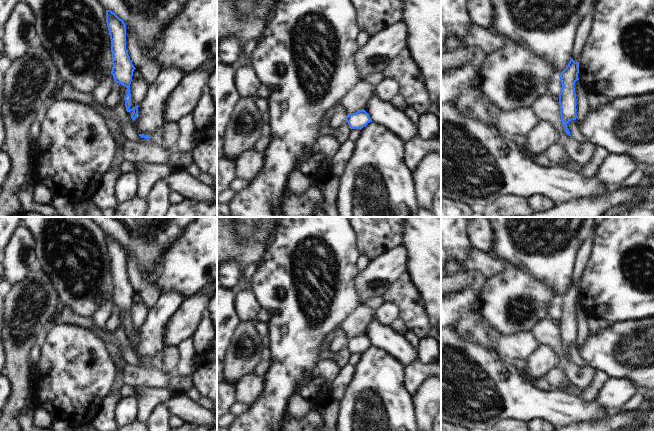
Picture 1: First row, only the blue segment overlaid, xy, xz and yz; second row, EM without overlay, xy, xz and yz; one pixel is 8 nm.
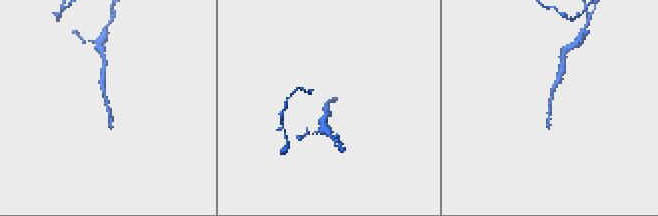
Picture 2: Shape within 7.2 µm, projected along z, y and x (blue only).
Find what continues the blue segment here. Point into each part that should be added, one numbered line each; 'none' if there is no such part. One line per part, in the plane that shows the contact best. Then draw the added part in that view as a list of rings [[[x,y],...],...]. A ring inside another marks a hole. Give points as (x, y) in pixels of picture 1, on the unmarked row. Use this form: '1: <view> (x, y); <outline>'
none

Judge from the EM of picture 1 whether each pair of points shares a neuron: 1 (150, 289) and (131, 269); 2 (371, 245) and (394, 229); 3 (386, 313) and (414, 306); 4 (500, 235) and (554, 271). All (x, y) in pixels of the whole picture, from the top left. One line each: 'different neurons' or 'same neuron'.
1: same neuron
2: same neuron
3: different neurons
4: same neuron

